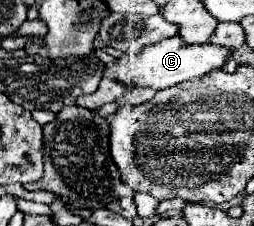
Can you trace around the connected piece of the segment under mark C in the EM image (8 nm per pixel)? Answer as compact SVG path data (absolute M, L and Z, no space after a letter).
M173 36L169 40L161 40L159 44L153 44L151 48L143 50L141 54L125 54L121 60L117 60L109 70L105 70L107 76L121 80L127 86L149 86L153 90L163 90L169 86L175 86L185 80L195 80L205 76L211 70L219 70L227 64L227 60L233 56L233 50L225 46L215 44L185 44L183 38Z

